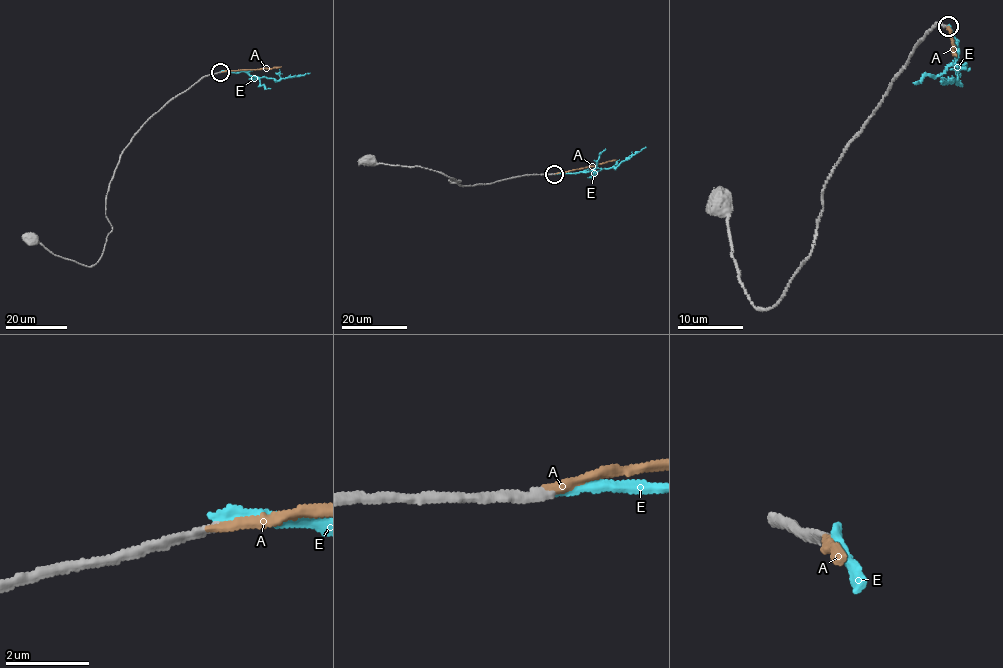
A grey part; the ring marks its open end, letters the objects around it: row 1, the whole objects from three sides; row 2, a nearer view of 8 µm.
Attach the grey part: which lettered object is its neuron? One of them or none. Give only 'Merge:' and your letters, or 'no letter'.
Merge: A

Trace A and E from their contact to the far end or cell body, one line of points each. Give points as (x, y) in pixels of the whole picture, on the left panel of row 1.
A: (220, 72), (281, 67)
E: (221, 71), (246, 71), (253, 76), (278, 80), (310, 73)

